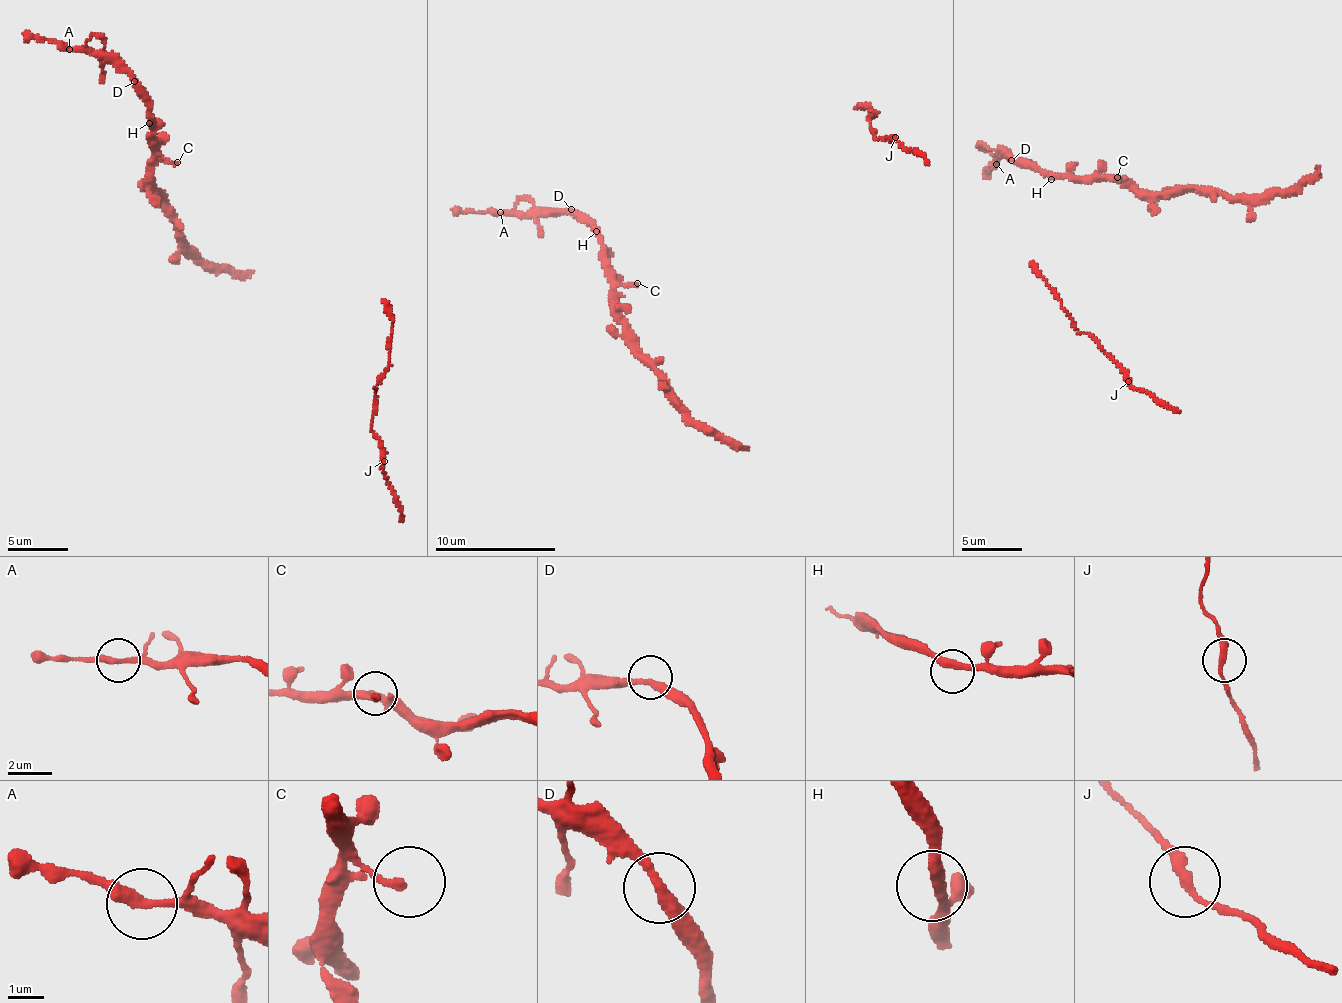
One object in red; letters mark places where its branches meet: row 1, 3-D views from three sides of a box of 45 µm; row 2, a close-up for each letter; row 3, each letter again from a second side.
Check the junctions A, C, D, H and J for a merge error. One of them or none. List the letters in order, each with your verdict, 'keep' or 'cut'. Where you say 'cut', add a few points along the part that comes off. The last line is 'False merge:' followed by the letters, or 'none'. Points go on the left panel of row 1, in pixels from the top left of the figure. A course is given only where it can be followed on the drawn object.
A: keep
C: keep
D: keep
H: keep
J: keep
False merge: none

